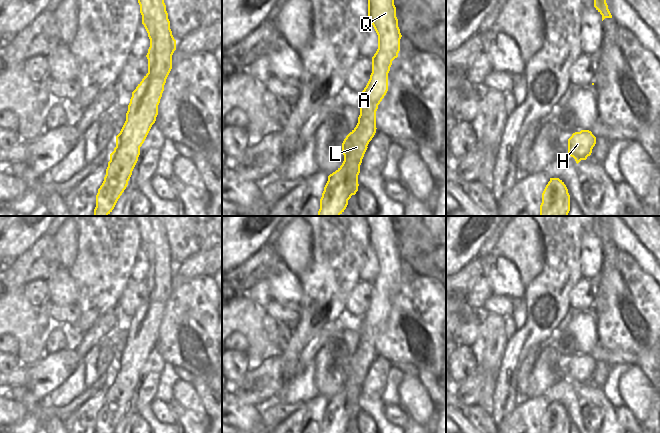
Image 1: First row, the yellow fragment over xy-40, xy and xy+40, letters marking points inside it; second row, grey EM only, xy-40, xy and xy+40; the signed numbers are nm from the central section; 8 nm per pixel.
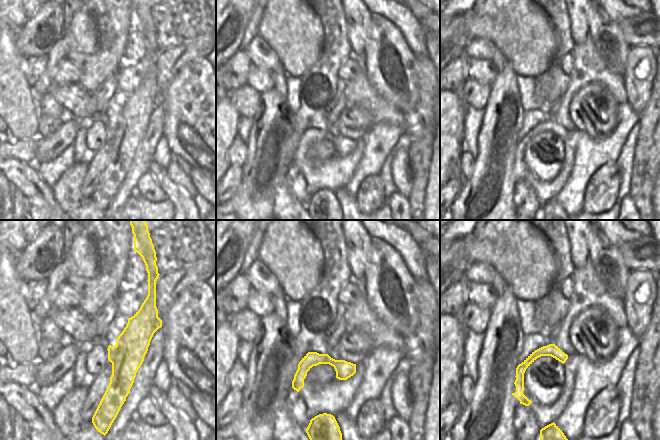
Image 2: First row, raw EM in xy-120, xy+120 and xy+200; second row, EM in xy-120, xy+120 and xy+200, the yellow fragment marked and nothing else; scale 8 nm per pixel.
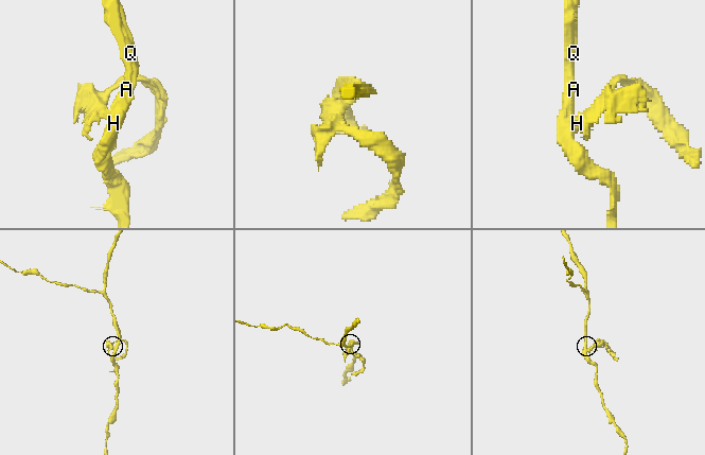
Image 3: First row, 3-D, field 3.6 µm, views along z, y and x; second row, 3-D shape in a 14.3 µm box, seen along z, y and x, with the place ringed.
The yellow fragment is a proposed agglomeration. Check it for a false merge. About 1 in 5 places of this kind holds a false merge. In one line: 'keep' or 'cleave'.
cleave

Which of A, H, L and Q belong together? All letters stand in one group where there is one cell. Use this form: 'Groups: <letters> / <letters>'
Groups: A L Q / H

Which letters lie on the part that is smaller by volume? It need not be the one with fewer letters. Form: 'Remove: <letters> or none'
Remove: H

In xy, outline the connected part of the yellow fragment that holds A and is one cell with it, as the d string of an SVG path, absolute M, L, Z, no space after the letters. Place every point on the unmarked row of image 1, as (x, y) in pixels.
M392 216L364 217L368 223L368 241L378 259L378 273L372 281L370 303L362 315L358 347L342 367L344 385L328 400L320 433L346 433L348 424L358 415L360 389L377 353L376 335L388 315L388 297L400 275L402 259Z

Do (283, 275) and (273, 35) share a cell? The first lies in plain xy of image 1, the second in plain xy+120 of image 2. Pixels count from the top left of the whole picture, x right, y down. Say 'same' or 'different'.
different

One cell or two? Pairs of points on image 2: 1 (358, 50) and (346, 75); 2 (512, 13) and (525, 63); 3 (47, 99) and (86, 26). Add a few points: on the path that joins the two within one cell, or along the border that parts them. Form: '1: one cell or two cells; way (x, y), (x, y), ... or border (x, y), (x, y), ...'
1: two cells; border (352, 55), (361, 58)
2: one cell; way (515, 25), (525, 36), (525, 51)
3: two cells; border (49, 91), (44, 93), (37, 103)

